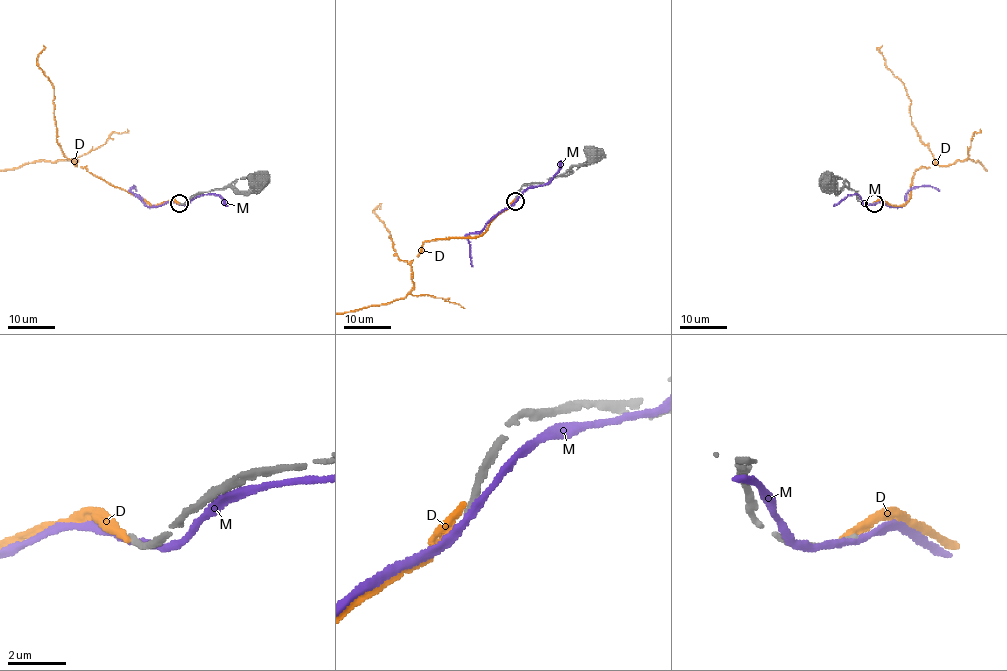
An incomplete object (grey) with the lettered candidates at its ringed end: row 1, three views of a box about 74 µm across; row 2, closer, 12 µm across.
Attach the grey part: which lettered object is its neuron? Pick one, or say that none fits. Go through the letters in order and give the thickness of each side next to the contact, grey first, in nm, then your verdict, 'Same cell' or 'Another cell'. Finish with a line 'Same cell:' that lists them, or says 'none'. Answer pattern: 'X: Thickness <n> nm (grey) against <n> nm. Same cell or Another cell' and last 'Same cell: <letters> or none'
D: Thickness 240 nm (grey) against 260 nm. Another cell
M: Thickness 260 nm (grey) against 240 nm. Another cell
Same cell: none

